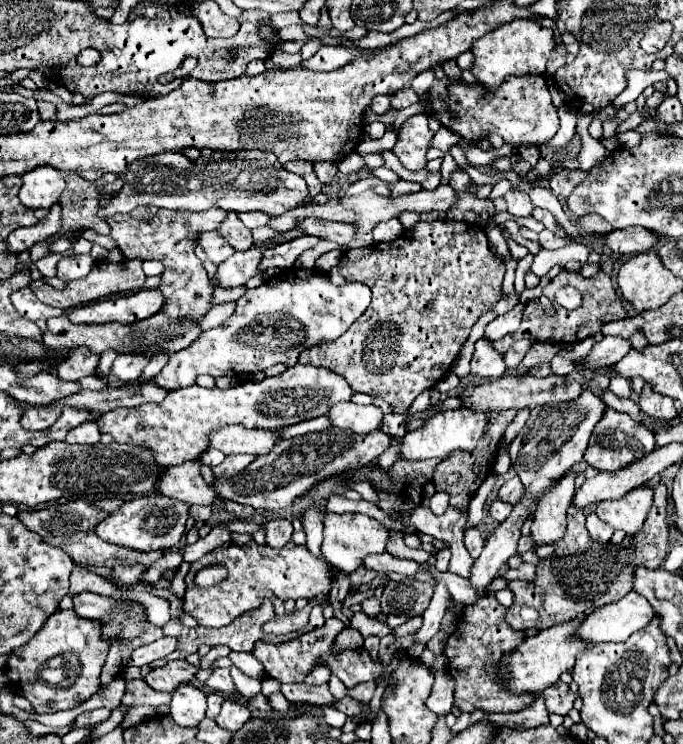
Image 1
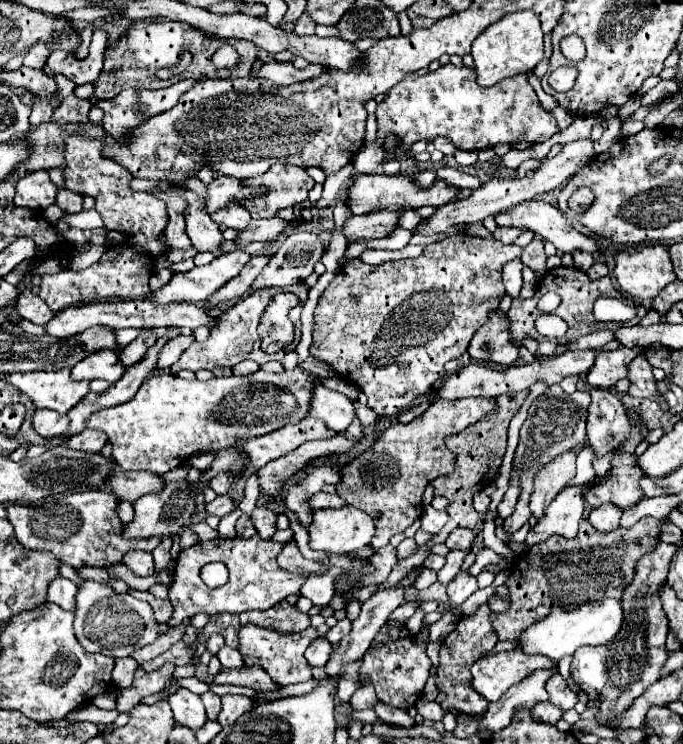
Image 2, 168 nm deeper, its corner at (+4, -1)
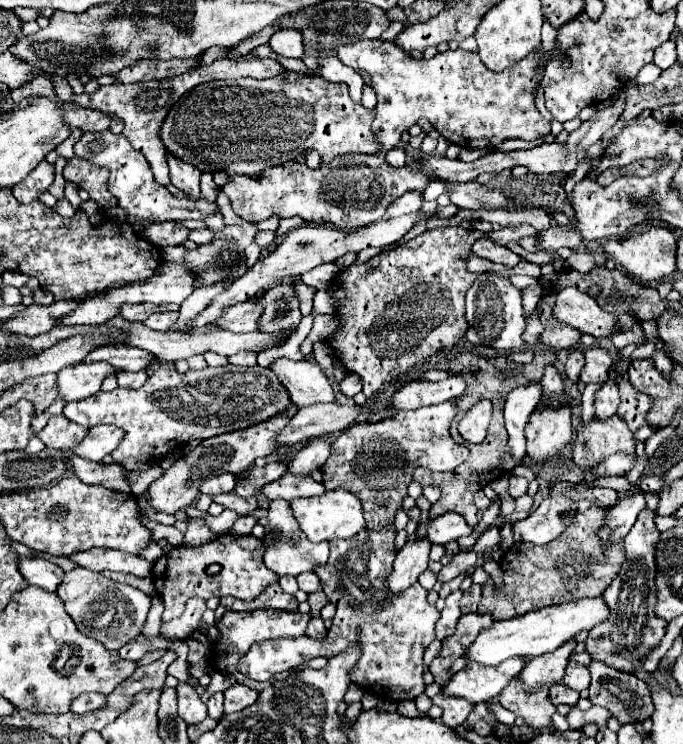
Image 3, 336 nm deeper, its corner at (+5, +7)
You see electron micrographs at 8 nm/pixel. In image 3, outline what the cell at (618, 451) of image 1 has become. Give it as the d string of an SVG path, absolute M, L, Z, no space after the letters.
M608 380L598 392L596 392L596 402L594 402L594 408L596 408L596 418L598 420L608 420L616 414L620 406L620 398L618 398L618 386Z

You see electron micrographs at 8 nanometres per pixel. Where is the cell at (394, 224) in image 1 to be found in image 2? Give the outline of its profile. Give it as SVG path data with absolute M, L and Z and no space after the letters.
M405 210L403 216L401 216L401 226L403 226L403 228L409 228L409 230L411 230L411 228L415 228L419 222L421 222L421 216L417 214L417 210Z

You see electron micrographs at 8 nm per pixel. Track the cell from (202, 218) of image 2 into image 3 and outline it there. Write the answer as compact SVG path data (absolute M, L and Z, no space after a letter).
M166 154L168 166L170 166L170 182L182 190L190 200L200 200L200 170L194 168L192 164L186 164L182 160L178 160L172 154Z

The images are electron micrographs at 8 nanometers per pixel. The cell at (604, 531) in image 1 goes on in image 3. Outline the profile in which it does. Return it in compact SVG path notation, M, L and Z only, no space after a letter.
M594 488L592 494L600 502L602 508L612 508L612 504L618 502L618 492L610 490L610 488Z

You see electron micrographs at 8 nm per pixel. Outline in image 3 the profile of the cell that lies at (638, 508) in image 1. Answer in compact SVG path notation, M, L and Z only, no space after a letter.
M612 416L608 420L592 420L586 426L580 426L574 440L574 464L578 468L584 468L584 472L590 472L604 460L604 456L616 454L616 452L632 452L634 450L634 436L620 420L618 416Z

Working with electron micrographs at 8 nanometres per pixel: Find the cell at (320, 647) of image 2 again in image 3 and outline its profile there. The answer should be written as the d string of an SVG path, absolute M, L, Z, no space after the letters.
M312 618L308 628L306 628L306 634L314 640L324 640L324 634L326 634L326 628L324 628L324 620L322 618Z

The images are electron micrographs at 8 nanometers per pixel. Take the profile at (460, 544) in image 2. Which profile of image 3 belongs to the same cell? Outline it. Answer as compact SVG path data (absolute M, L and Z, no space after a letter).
M454 512L438 516L428 526L428 540L432 540L432 544L446 544L450 540L458 540L468 534L472 534L472 528L460 514Z

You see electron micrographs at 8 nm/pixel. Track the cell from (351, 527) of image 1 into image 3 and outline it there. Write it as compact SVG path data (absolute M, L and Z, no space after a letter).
M328 490L324 496L318 498L298 498L290 502L294 518L298 520L302 532L308 536L310 542L330 542L336 538L352 538L366 528L366 520L362 516L360 500L346 492L346 490Z

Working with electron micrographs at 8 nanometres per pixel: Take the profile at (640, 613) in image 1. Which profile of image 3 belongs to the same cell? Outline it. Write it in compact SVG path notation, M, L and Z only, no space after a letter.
M580 598L568 604L556 604L548 608L540 608L534 612L528 612L524 616L502 620L492 624L490 628L482 630L480 636L474 640L474 644L466 650L470 660L496 666L504 662L506 658L520 656L520 658L534 658L542 656L546 652L554 652L564 642L576 638L580 632L592 630L596 624L608 620L608 604L604 604L602 598Z

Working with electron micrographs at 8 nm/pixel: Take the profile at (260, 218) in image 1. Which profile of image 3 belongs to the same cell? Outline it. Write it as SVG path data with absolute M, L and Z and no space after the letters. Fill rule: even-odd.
M110 130L104 132L85 132L80 140L74 145L74 154L80 158L86 158L98 166L110 168L110 180L108 190L112 196L116 196L118 206L126 212L126 224L132 224L132 228L144 226L146 222L160 222L160 220L204 220L210 214L218 214L220 208L216 202L208 200L190 200L190 198L176 198L172 196L164 186L156 184L150 164L146 162L144 154L134 150L124 136L116 136ZM95 141L104 144L102 152L92 153L90 144Z

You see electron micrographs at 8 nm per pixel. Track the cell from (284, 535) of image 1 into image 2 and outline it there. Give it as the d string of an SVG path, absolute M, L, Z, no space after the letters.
M255 508L251 514L251 522L263 540L269 540L275 534L277 516L269 508Z

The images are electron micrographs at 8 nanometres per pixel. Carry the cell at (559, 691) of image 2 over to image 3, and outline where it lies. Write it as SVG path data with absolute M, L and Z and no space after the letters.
M570 660L568 666L566 666L566 674L564 674L562 682L568 684L572 690L582 692L582 690L586 690L590 686L590 672L582 664Z

